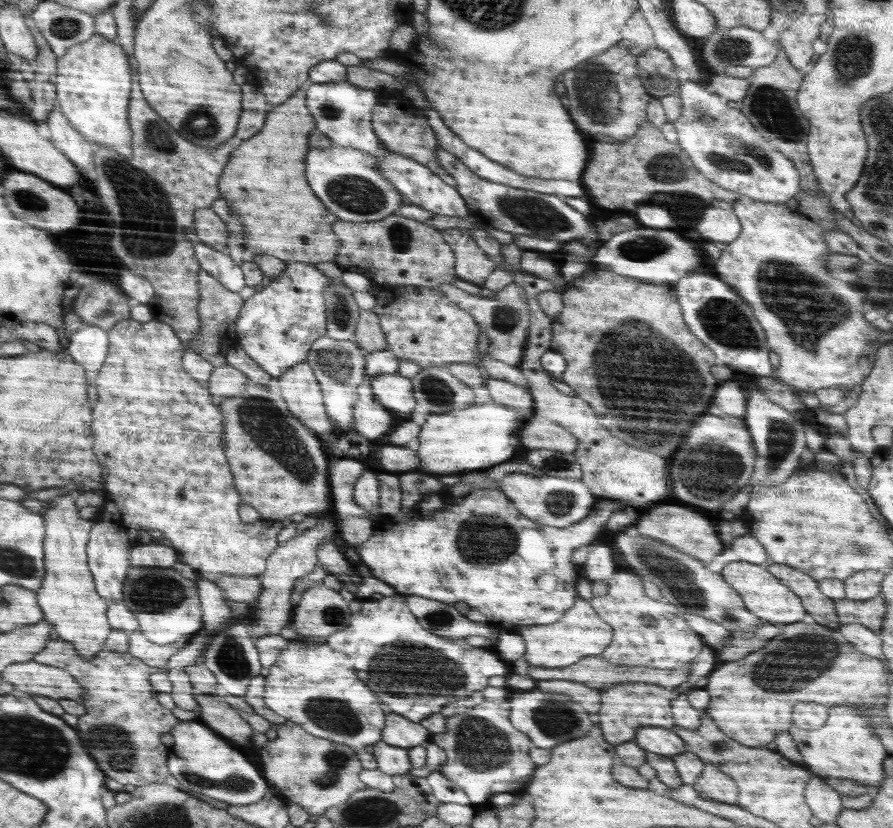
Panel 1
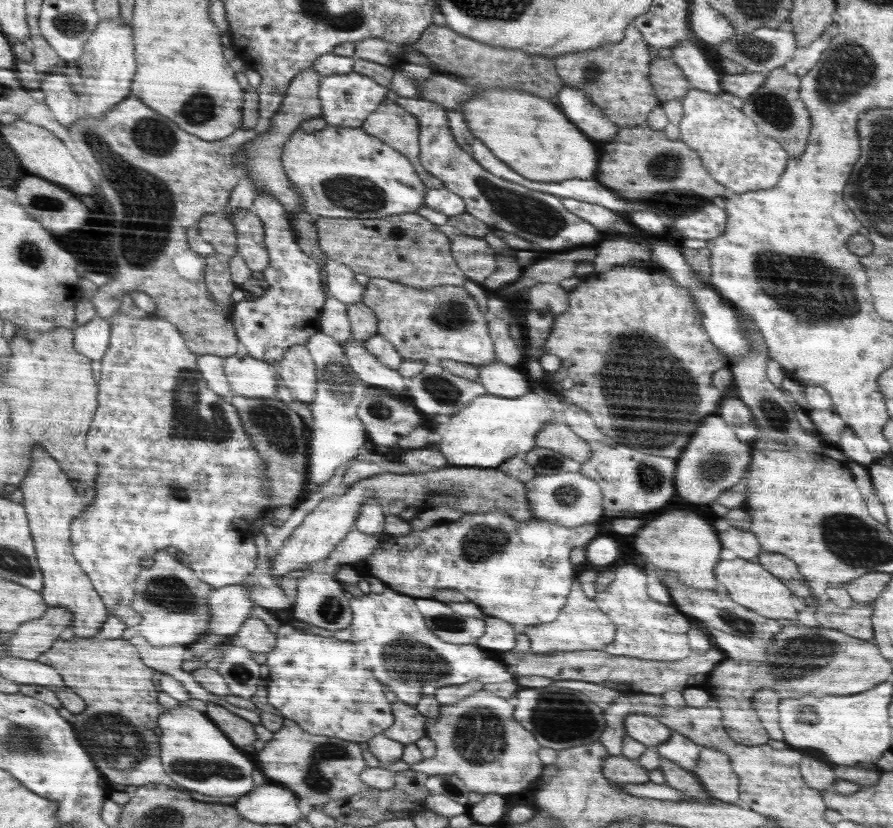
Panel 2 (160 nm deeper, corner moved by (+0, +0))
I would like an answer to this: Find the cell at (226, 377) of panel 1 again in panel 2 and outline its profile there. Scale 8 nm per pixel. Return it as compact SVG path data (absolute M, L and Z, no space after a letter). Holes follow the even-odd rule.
M242 349L226 357L224 372L232 393L248 398L277 396L278 378L270 366L268 362L252 358Z

